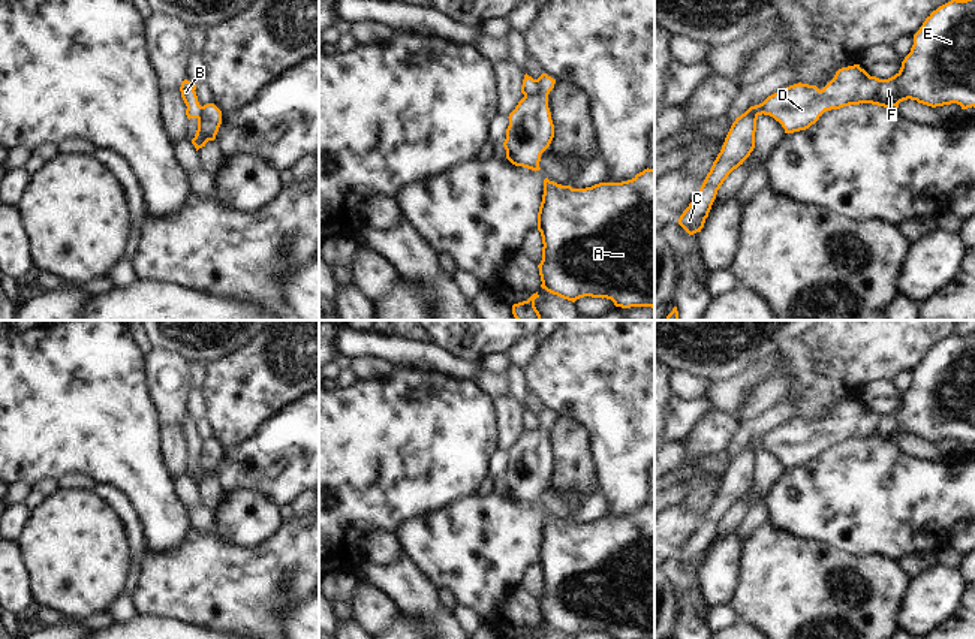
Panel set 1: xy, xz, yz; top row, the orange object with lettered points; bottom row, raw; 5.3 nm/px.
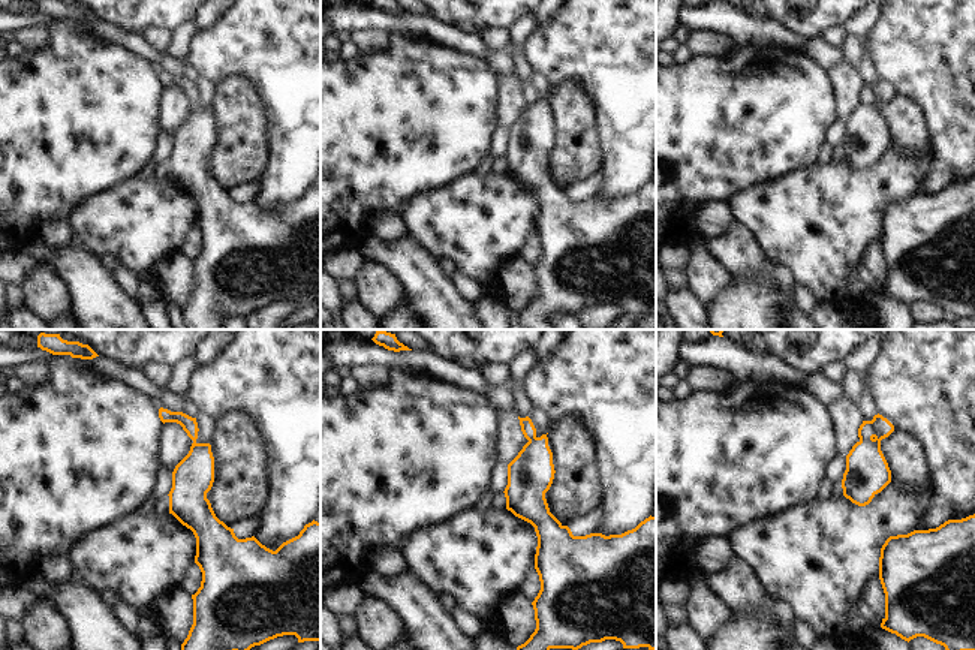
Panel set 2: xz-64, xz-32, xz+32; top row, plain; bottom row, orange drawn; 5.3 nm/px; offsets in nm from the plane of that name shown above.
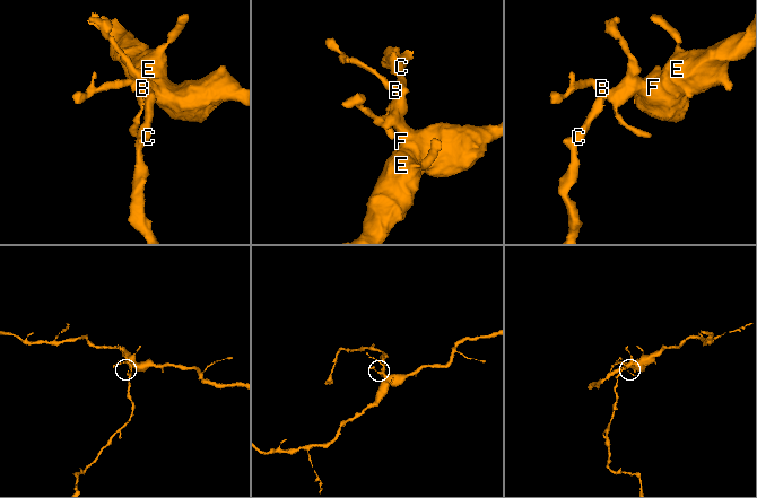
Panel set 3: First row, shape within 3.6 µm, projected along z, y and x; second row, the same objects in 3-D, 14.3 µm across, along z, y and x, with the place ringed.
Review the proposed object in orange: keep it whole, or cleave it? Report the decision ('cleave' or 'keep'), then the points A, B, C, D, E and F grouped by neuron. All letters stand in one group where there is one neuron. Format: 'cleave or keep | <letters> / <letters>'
cleave | A C D E F / B

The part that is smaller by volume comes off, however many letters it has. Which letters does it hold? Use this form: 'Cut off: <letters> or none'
Cut off: B

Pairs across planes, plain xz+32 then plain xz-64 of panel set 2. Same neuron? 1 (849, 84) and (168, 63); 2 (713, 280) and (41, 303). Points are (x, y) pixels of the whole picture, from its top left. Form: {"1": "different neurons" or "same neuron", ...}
{"1": "different neurons", "2": "same neuron"}

